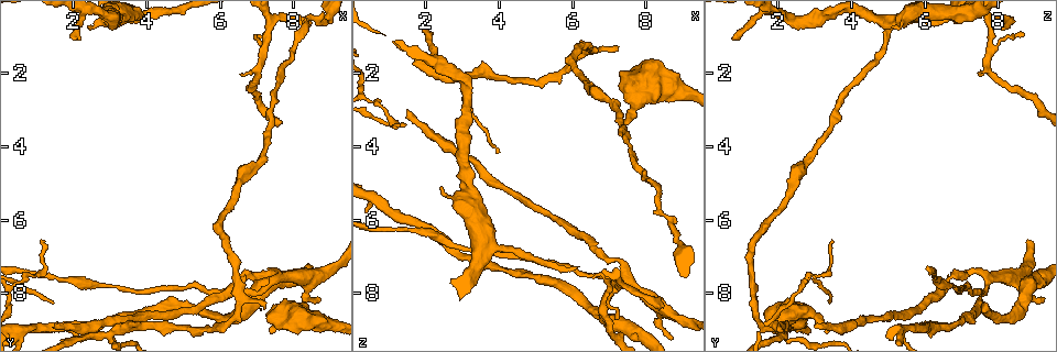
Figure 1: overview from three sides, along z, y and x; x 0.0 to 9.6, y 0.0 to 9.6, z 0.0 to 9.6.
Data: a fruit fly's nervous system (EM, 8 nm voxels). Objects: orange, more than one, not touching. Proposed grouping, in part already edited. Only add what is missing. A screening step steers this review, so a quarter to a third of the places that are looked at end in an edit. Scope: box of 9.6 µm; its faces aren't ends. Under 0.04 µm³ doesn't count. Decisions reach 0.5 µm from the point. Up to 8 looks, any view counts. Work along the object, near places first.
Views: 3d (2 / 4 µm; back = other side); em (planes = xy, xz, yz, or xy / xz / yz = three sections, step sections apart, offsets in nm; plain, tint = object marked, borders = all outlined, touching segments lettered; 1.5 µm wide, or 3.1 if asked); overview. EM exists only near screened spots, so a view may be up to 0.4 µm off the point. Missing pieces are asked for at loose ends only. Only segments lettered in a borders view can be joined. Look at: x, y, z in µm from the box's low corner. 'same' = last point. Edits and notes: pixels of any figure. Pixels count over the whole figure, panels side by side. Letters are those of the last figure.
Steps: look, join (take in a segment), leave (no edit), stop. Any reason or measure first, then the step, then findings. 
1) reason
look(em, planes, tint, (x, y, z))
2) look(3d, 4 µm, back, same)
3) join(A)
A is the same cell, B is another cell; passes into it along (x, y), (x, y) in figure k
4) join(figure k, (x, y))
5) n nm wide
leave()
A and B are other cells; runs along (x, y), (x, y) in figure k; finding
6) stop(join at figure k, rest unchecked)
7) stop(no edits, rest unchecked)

tapers out
look(3d, 4 µm, back, (7.20, 8.40, 1.40))

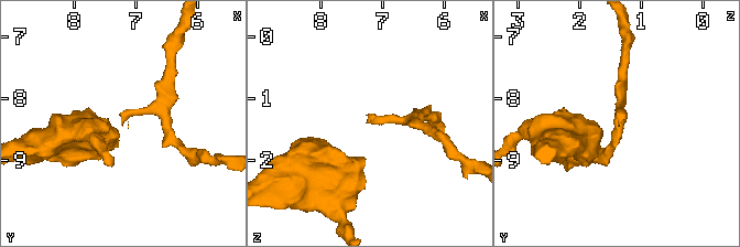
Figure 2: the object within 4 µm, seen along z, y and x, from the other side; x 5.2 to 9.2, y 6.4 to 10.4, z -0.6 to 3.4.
shape alone is not enough
look(em, planes, borders, (7.25, 8.45, 1.35))

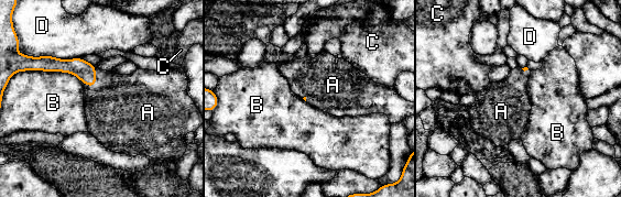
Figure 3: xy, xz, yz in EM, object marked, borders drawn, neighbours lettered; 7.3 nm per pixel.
join(A)
A is the same cell, B, C and D are other cells; passes into it along (86, 72), (95, 83), (119, 107) in figure 3; the cell continues

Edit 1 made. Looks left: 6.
see it whole again
look(overview)

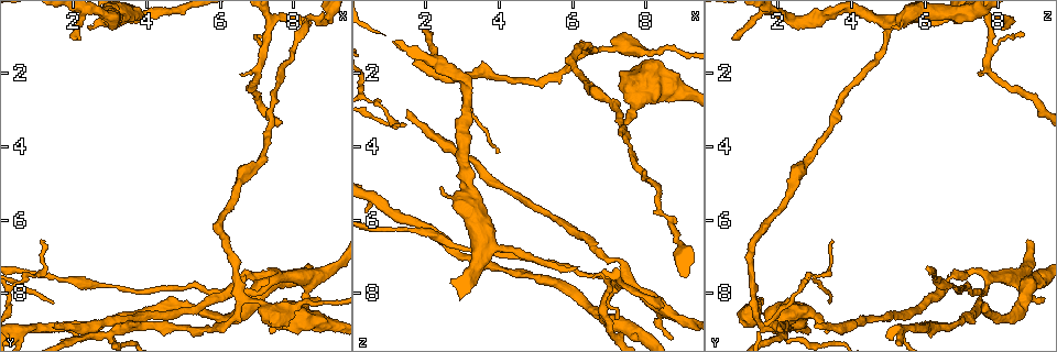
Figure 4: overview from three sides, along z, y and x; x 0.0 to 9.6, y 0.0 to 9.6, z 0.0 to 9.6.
an open end
look(em, yz, step 8, tint, (7.40, 9.00, 3.35))

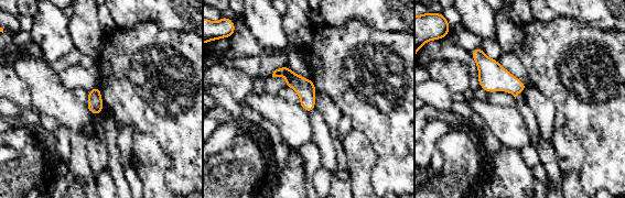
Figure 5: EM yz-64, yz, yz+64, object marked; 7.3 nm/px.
see the neighbours
look(em, yz, step 8, borders, same)

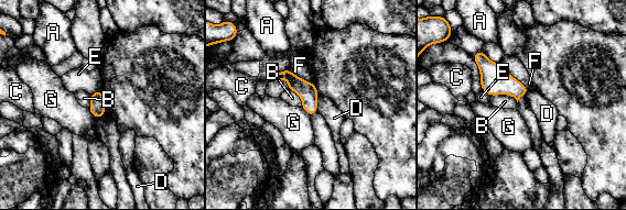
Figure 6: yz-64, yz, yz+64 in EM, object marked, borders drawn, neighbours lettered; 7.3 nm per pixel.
leave()
A, B, C, D, E, F and G are other cells; runs along (278, 77), (289, 76), (314, 109) in figure 6; none of them fits

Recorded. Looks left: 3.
free end
look(3d, 2 µm, (1.95, 1.05, 0.70))

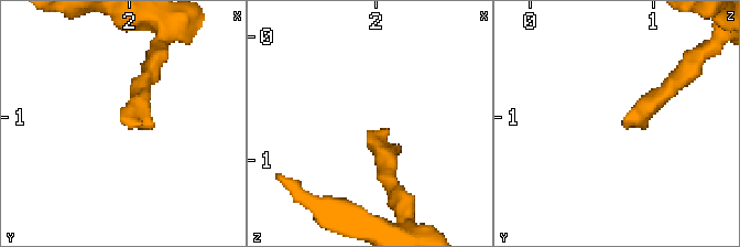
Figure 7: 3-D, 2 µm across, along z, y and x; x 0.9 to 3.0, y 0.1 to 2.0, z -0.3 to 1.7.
look(em, xz, step 8, tint, (1.98, 1.02, 0.76))

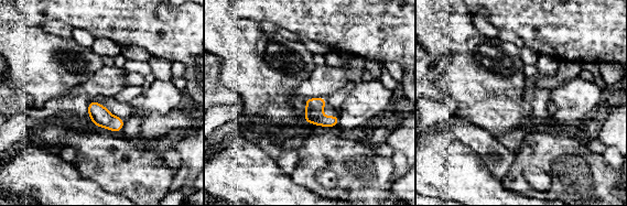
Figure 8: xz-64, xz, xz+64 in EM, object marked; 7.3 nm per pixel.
another direction
look(em, planes, borders, same)

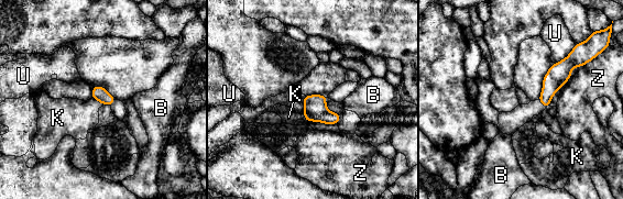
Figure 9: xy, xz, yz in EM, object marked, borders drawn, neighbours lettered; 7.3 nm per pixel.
110 nm wide
leave()
B, K, U and Z are other cells; border along (91, 97), (102, 104) in figure 9; no lettered segment goes on from it

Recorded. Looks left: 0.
stop(join at figure 3, rest unchecked)

